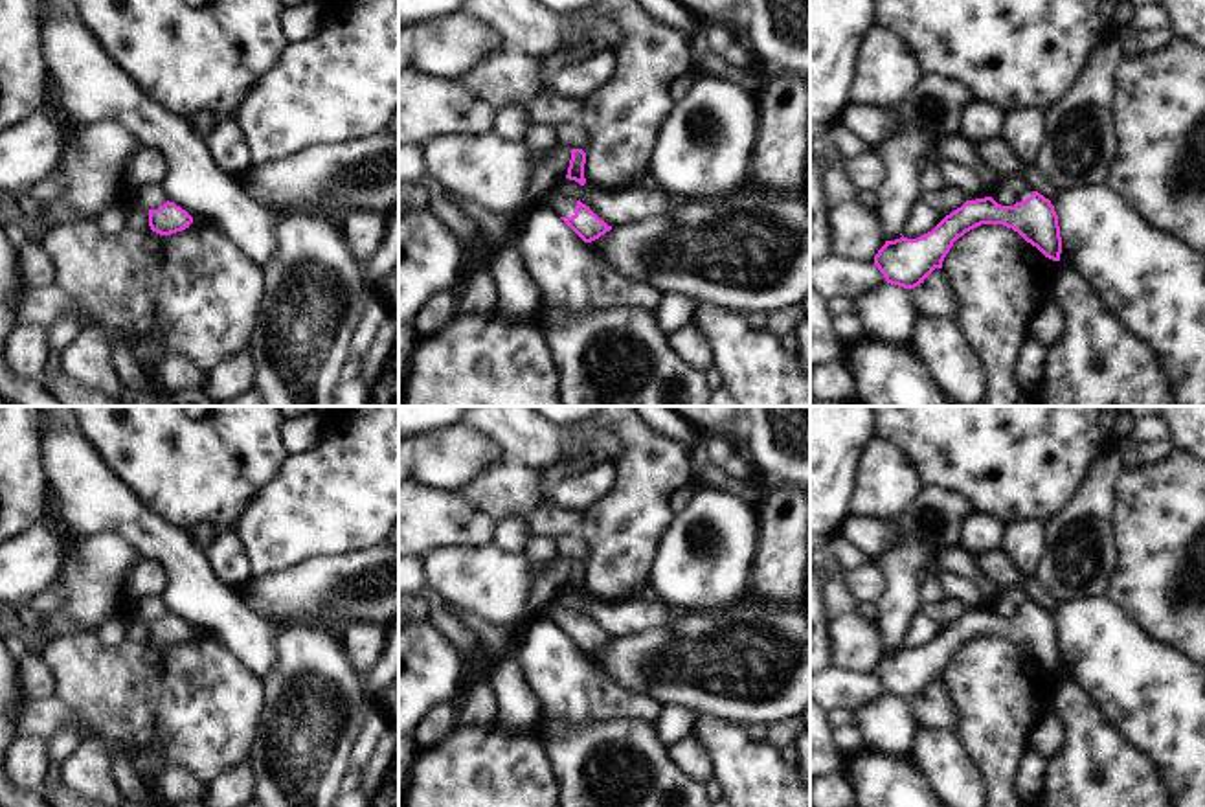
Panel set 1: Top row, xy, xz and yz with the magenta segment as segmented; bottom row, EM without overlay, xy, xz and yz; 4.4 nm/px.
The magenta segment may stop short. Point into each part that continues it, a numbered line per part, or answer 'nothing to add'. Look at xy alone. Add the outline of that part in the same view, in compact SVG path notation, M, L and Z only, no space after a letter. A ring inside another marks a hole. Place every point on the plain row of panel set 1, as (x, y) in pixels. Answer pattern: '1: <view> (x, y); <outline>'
1: xy (149, 609); M145 596L141 599L136 601L136 612L134 616L143 619L143 621L158 621L160 618L163 618L165 607L160 599L160 596Z

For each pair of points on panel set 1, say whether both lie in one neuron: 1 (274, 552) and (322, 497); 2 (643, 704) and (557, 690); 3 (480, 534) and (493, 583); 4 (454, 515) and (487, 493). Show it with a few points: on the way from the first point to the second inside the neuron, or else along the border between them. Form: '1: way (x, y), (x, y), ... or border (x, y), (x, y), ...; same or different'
1: way (280, 539), (309, 510); same
2: way (621, 704), (579, 690); same
3: border (489, 543), (441, 548); different
4: border (456, 493), (495, 521); different

